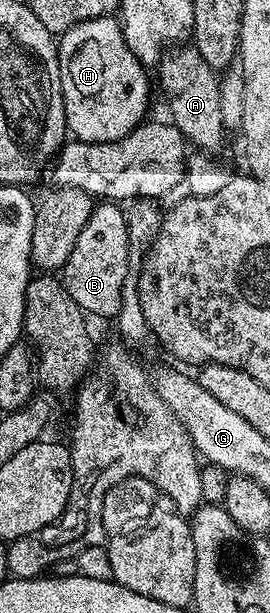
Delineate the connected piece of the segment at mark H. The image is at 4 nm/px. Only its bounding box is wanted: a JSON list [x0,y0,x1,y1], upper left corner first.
[57,16,151,143]

